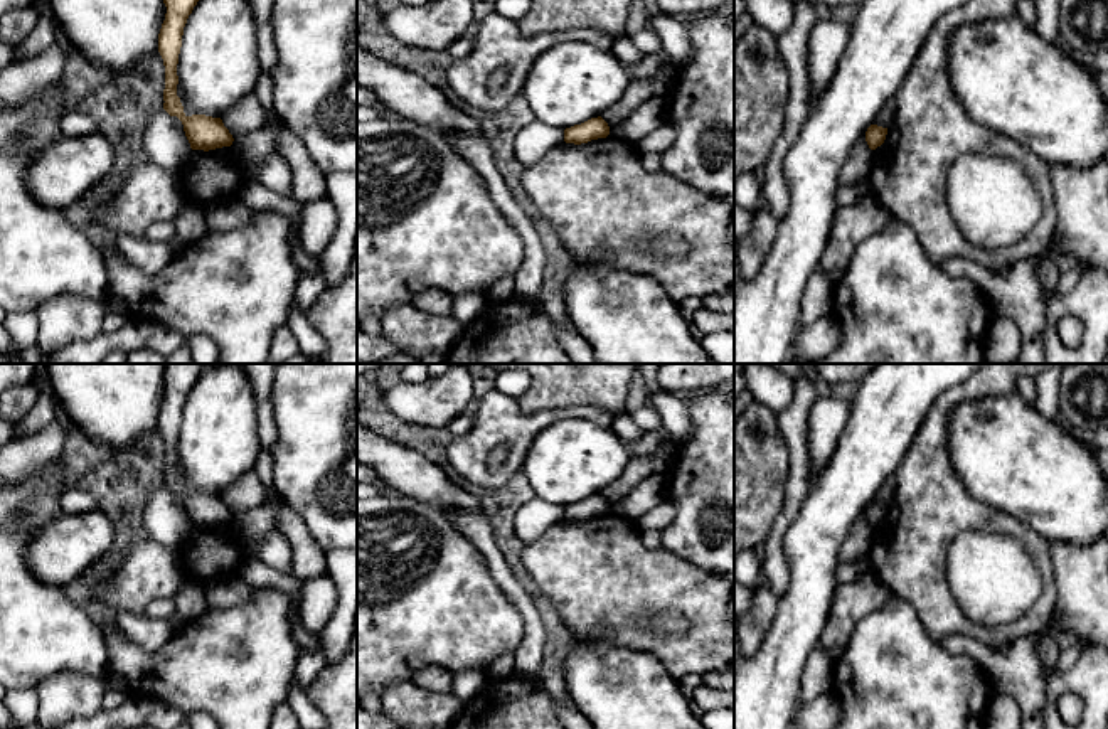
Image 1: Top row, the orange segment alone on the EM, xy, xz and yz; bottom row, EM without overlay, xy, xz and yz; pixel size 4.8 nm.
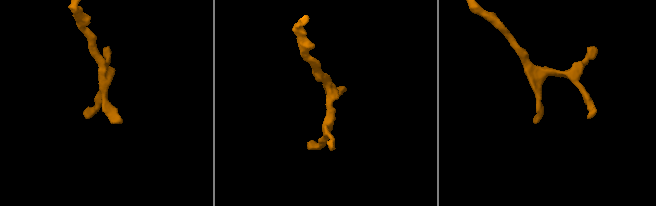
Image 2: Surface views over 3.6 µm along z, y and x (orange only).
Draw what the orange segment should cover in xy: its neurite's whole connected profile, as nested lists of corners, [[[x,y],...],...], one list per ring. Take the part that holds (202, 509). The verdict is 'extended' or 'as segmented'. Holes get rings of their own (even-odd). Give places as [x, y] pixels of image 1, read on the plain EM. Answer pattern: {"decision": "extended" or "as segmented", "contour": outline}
{"decision": "as segmented", "contour": [[[165,364],[163,380],[167,384],[167,391],[158,411],[158,429],[165,443],[163,487],[182,498],[192,527],[209,529],[231,524],[234,519],[232,512],[221,495],[205,492],[187,493],[180,475],[177,473],[177,441],[184,404],[204,367],[204,364]]]}

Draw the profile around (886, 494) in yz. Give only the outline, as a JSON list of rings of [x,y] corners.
[[[891,475],[882,482],[881,490],[872,498],[872,502],[889,505],[894,498],[894,490],[896,490],[896,478],[894,478],[894,475]]]

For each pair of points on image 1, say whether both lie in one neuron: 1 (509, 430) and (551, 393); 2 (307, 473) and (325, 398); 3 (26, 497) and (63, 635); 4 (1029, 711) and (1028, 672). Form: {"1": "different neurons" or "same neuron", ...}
{"1": "different neurons", "2": "same neuron", "3": "same neuron", "4": "same neuron"}

